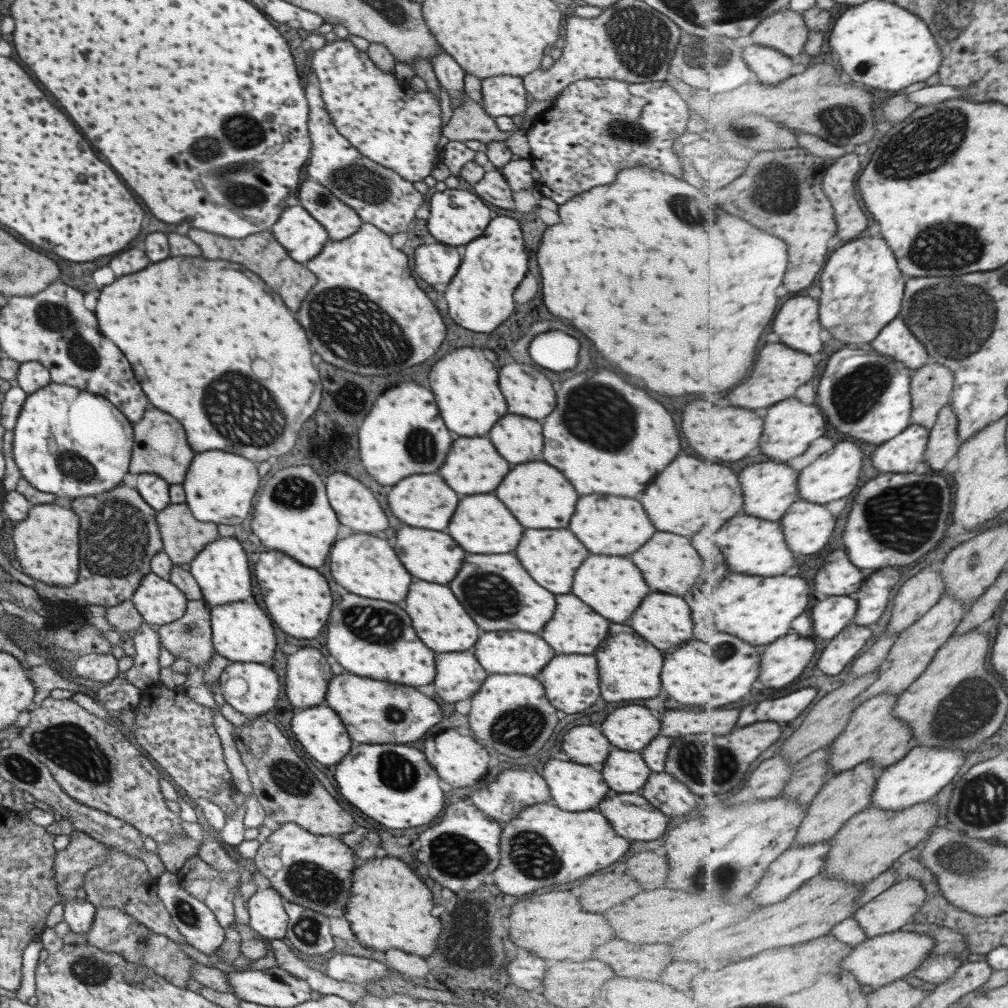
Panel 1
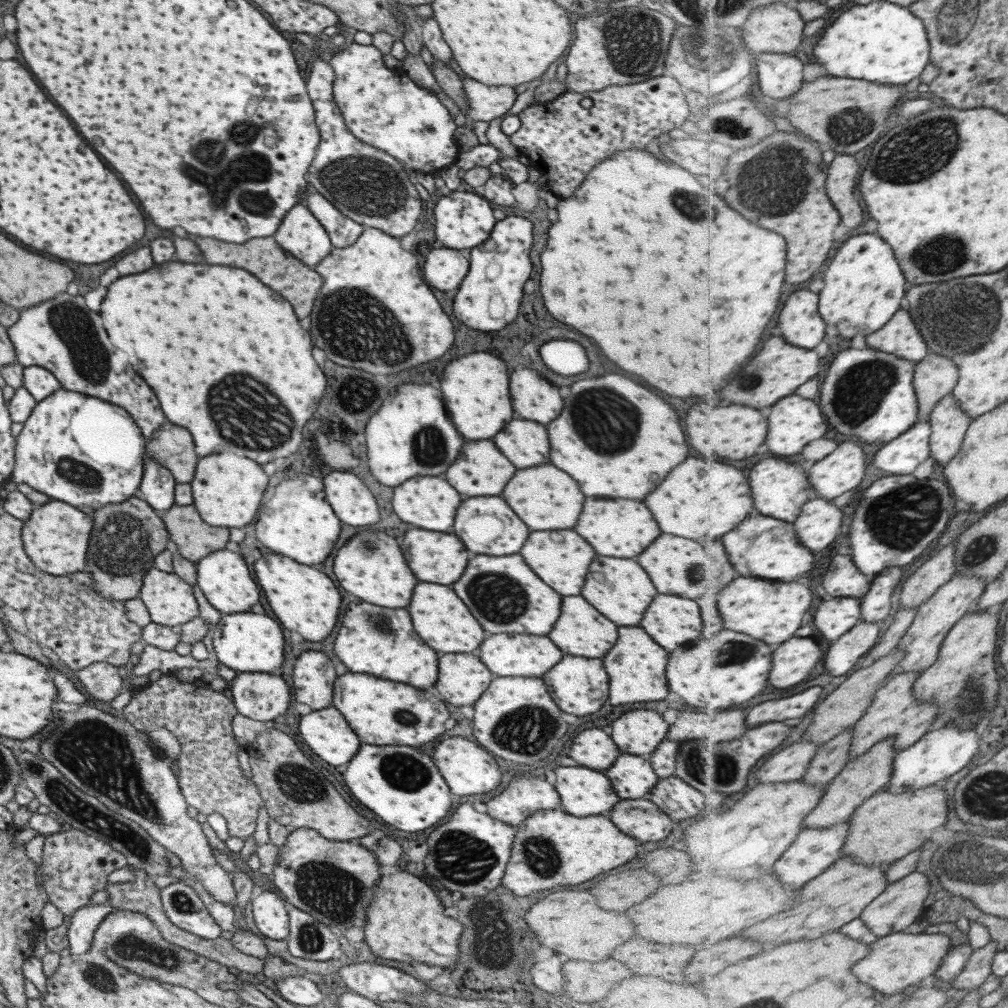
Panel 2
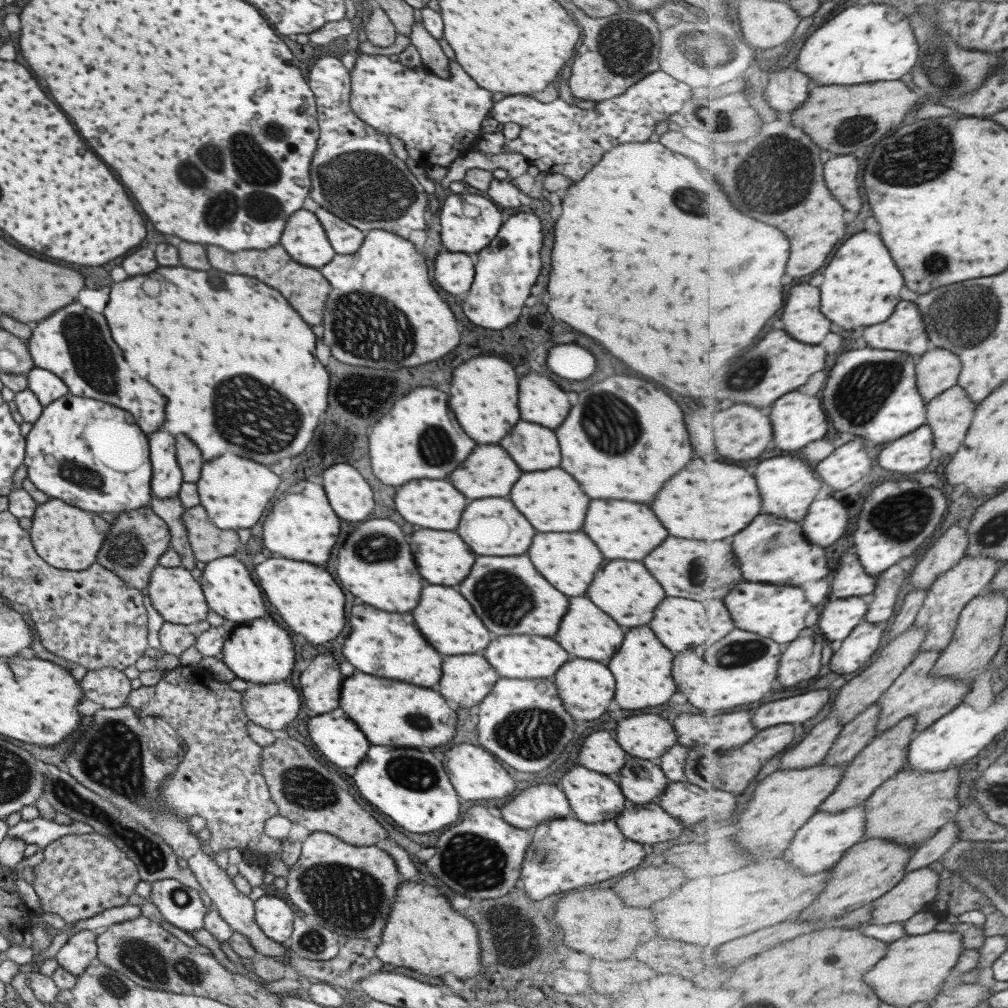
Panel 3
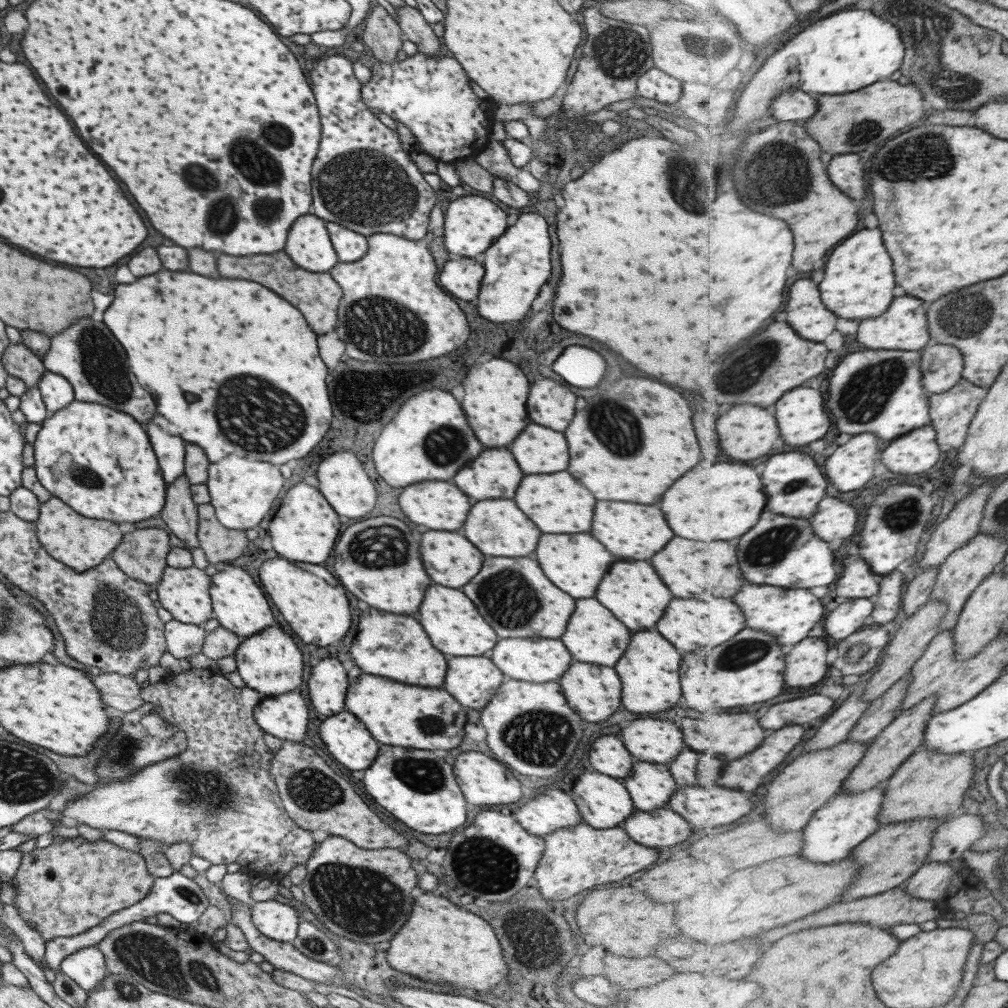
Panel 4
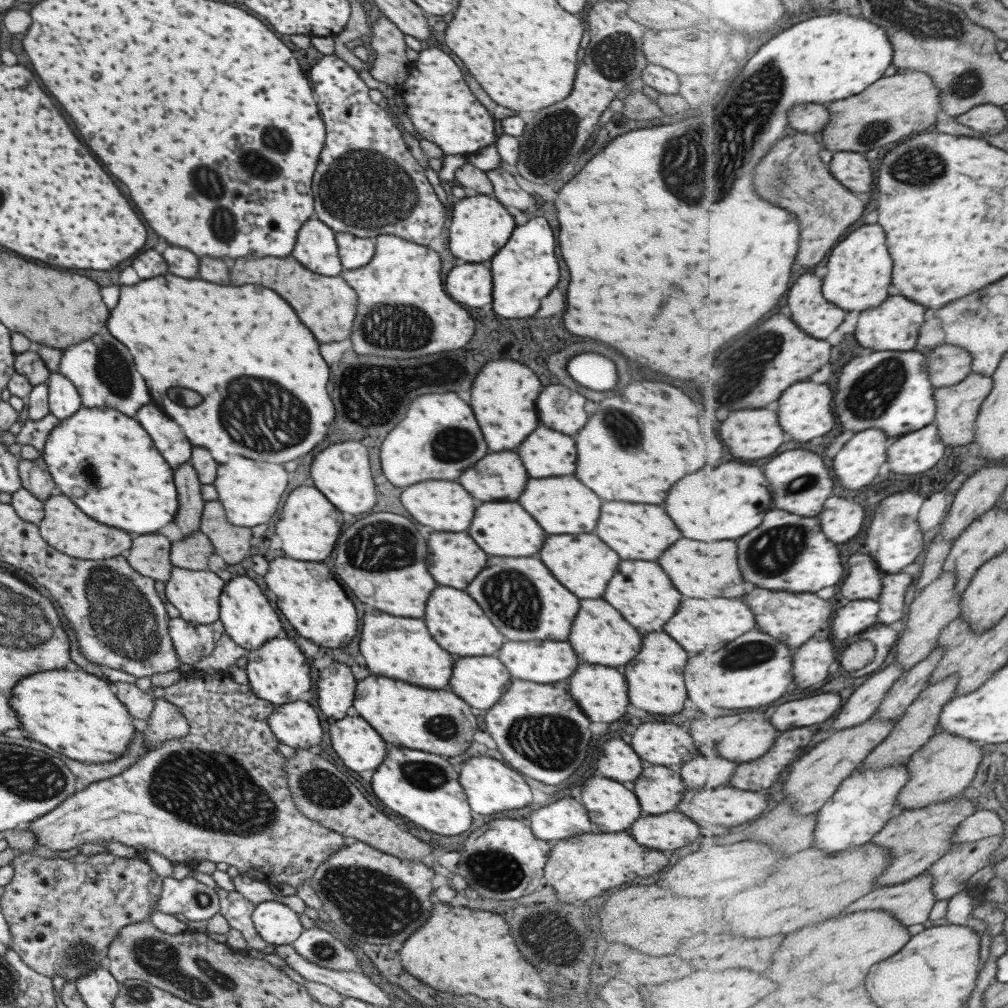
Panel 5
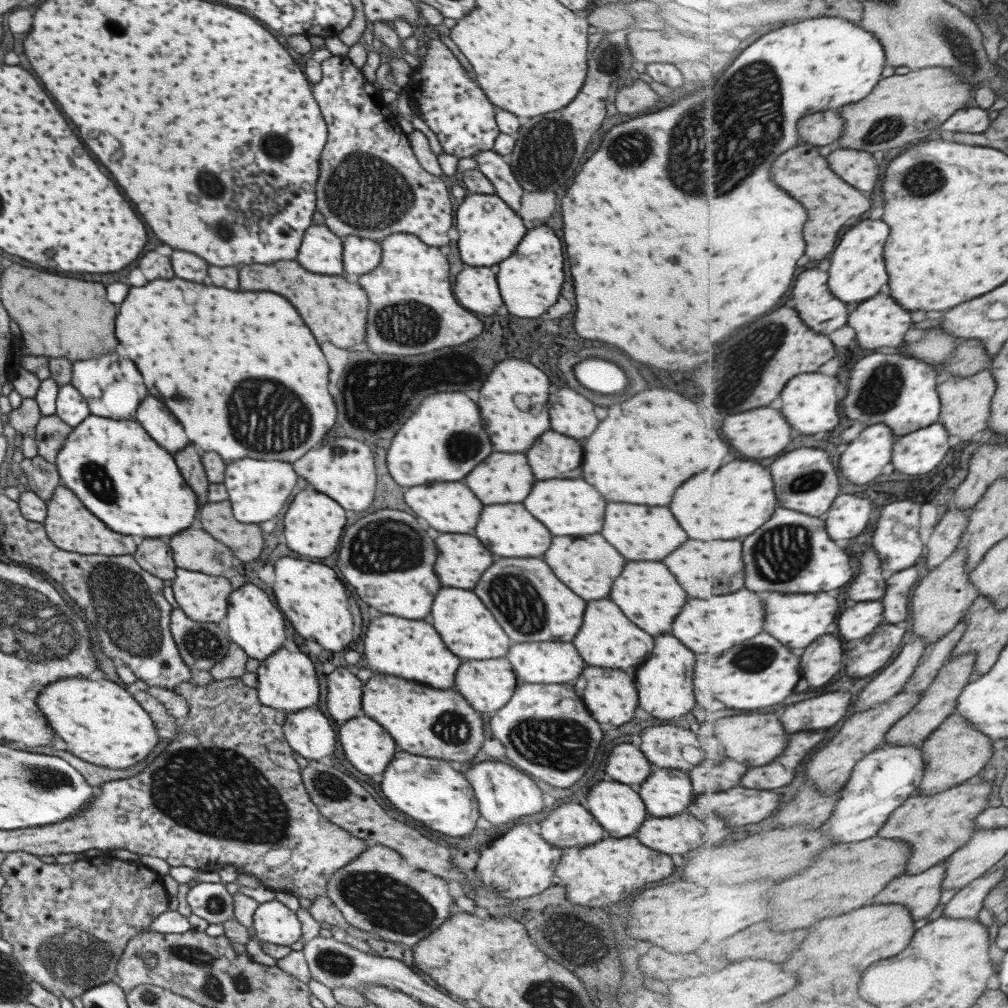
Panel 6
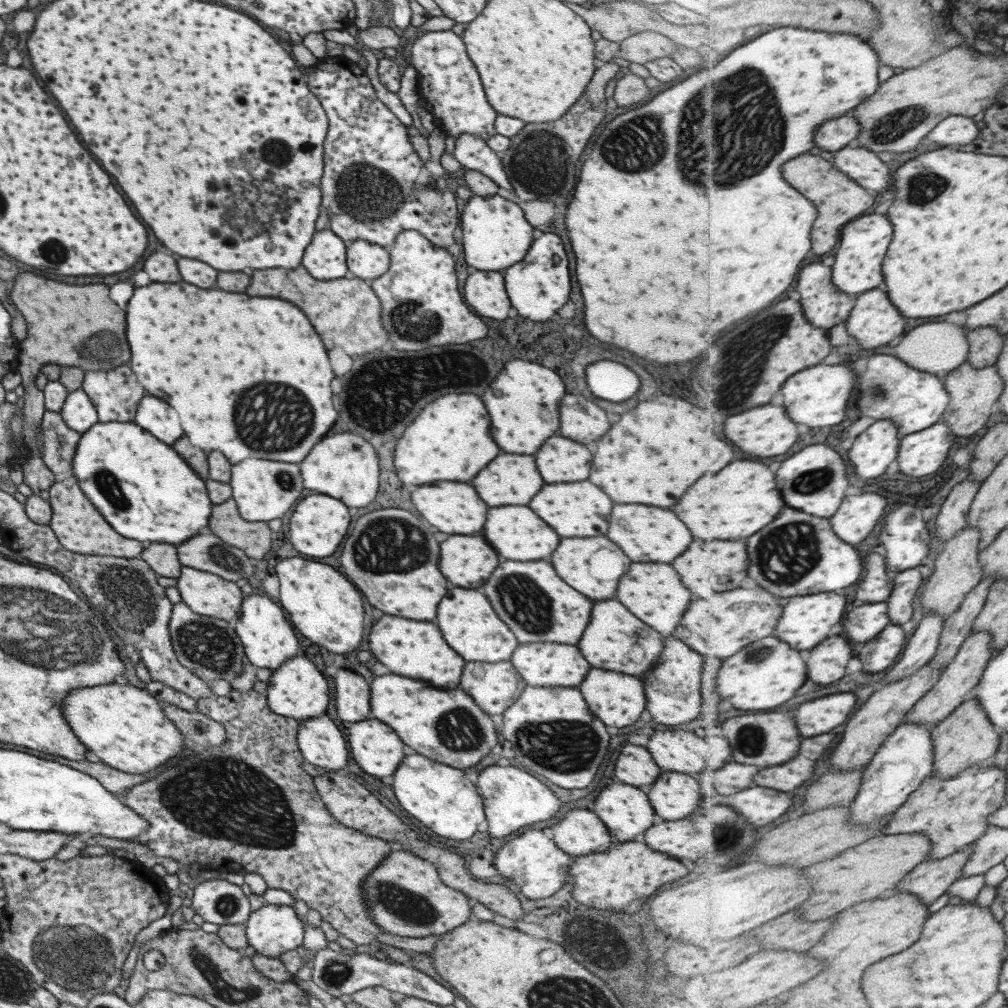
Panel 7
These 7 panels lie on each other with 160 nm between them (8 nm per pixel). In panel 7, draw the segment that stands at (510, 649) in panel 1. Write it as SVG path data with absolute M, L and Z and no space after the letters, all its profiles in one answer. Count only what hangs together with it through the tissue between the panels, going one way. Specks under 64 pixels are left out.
M553 642L518 644L511 653L510 661L518 675L525 680L525 685L529 686L577 686L589 670L589 664L579 656L575 646Z

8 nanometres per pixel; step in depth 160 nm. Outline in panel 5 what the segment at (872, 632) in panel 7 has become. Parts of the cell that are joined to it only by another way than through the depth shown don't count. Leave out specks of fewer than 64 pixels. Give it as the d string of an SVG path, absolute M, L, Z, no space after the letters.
M856 600L845 608L839 608L833 620L833 632L837 638L851 638L879 623L881 604L874 600Z

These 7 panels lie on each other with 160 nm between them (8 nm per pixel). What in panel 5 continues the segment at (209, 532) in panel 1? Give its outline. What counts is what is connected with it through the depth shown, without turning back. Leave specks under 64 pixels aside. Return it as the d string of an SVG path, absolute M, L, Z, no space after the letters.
M217 499L204 501L200 531L210 540L214 554L221 556L227 564L241 562L253 546L251 531L247 527L229 524Z

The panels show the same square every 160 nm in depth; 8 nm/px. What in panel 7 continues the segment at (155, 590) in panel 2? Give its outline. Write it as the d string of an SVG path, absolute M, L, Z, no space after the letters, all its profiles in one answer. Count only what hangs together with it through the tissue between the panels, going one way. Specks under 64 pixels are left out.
M182 566L179 572L175 588L195 614L224 621L238 617L243 598L239 583L188 566Z

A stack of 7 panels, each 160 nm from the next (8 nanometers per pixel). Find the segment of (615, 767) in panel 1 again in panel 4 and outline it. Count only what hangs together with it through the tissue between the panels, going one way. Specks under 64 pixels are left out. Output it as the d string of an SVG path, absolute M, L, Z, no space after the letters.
M649 762L633 764L633 774L623 780L623 786L627 788L633 808L637 810L663 808L677 788L669 776L667 764Z

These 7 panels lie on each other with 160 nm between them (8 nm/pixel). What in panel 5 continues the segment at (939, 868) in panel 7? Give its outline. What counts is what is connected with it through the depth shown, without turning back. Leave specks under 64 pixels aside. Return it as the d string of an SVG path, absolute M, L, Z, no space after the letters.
M925 872L911 881L891 886L879 886L857 900L845 914L869 910L885 910L905 926L923 924L935 906L934 876Z

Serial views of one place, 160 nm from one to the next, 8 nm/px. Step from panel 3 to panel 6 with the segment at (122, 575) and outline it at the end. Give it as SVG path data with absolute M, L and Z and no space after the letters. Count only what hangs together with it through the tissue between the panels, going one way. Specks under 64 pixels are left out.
M145 538L132 554L137 566L149 574L163 580L175 576L176 566L172 560L172 552L166 539Z

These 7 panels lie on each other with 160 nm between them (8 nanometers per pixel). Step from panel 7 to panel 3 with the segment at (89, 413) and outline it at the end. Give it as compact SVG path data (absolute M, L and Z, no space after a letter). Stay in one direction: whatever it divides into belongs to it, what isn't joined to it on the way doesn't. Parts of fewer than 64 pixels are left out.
M34 366L25 377L28 382L27 389L37 397L42 407L68 392L66 384L48 370Z

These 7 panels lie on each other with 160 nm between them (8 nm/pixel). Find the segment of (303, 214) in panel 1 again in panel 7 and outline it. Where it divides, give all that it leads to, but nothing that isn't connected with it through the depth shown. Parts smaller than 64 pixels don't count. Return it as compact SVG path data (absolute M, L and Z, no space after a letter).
M330 230L314 231L301 266L317 280L341 278L346 271L346 243Z

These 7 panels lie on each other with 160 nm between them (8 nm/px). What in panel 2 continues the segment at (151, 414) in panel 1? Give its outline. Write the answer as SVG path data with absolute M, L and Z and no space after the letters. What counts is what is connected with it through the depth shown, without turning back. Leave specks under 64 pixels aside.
M164 420L155 433L146 441L145 459L151 457L158 465L163 465L173 475L176 483L189 483L194 475L195 465L199 457L195 454L194 444L189 432L181 426L175 426Z

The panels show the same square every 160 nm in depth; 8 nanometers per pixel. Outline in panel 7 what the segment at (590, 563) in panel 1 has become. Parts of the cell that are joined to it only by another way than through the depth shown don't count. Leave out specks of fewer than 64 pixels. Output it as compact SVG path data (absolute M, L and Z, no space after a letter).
M633 562L629 570L619 578L617 584L617 600L641 622L657 630L661 636L669 636L677 626L681 614L689 604L689 590L685 590L679 582L679 576L669 564L659 562Z

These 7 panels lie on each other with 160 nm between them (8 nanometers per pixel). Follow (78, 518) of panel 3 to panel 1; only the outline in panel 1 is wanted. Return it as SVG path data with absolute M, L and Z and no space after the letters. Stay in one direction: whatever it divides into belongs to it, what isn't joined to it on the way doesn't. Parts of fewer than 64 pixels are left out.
M54 502L32 505L27 516L13 523L11 529L15 560L25 575L48 585L71 586L79 571L78 557L79 519L71 509Z

